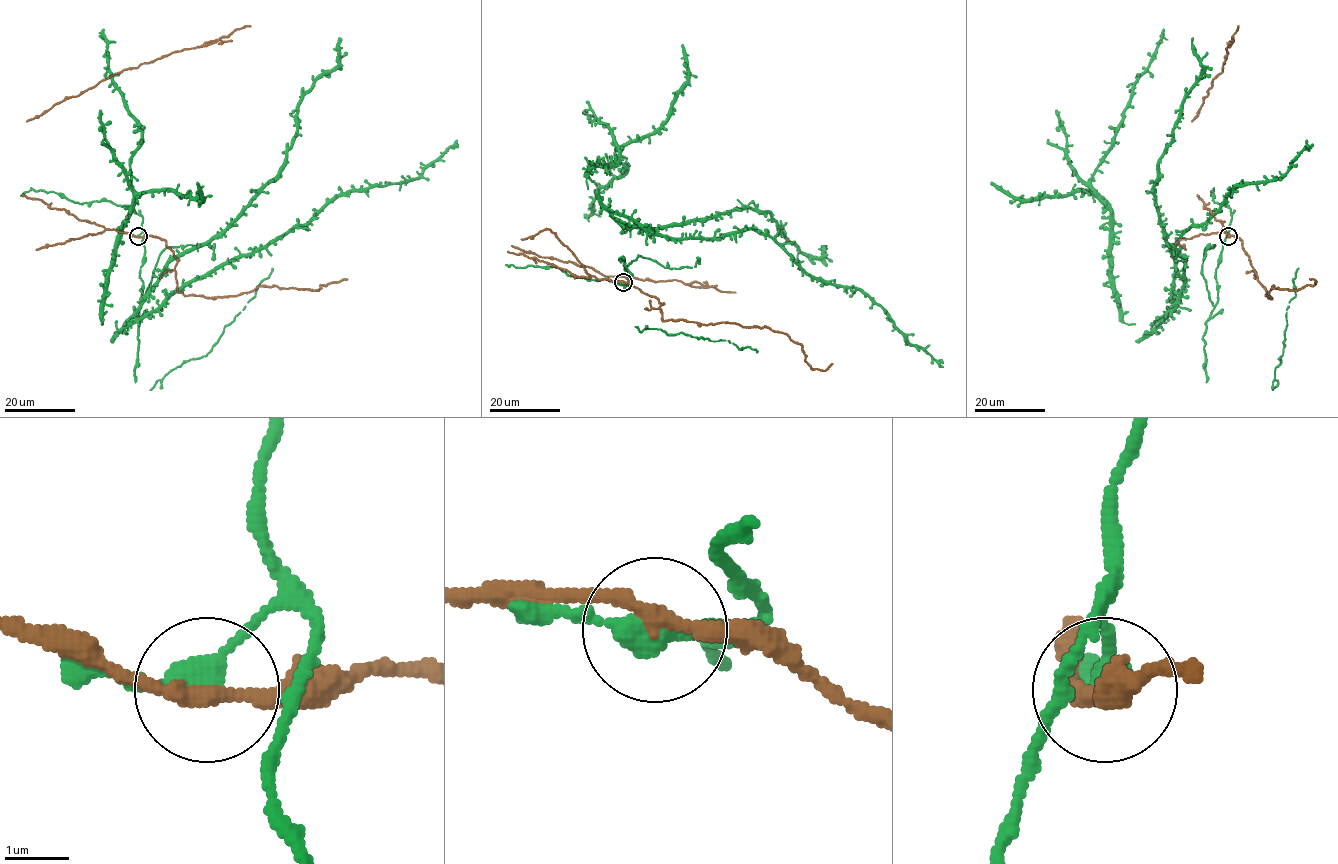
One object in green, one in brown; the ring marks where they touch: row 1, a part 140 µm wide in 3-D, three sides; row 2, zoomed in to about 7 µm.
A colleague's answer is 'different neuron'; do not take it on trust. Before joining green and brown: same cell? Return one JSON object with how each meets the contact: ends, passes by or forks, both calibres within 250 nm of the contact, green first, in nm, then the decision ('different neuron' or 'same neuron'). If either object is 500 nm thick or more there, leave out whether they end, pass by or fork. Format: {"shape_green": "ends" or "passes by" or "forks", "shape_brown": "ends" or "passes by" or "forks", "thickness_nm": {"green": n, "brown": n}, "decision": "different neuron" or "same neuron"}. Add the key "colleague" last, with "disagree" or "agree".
{"shape_green": "passes by", "shape_brown": "passes by", "thickness_nm": {"green": 360, "brown": 240}, "decision": "different neuron", "colleague": "agree"}

